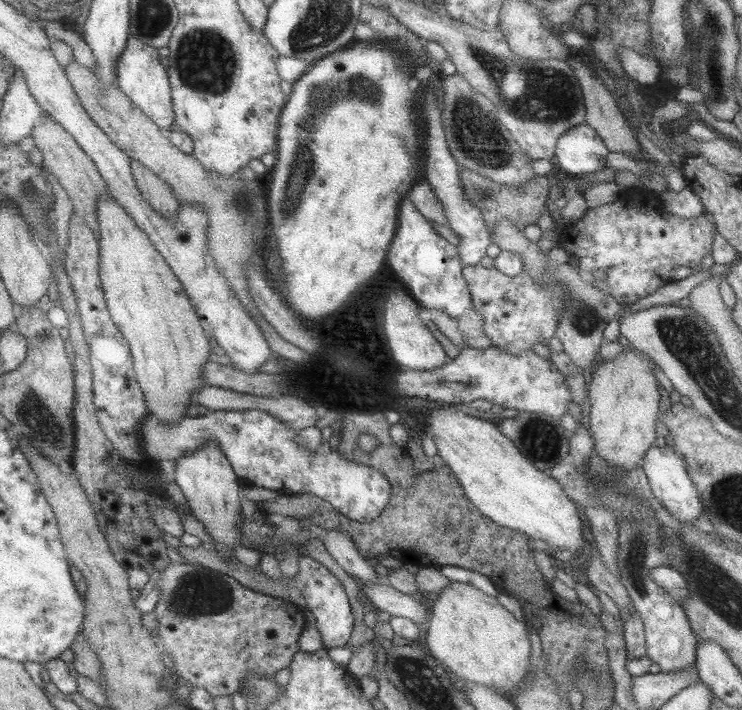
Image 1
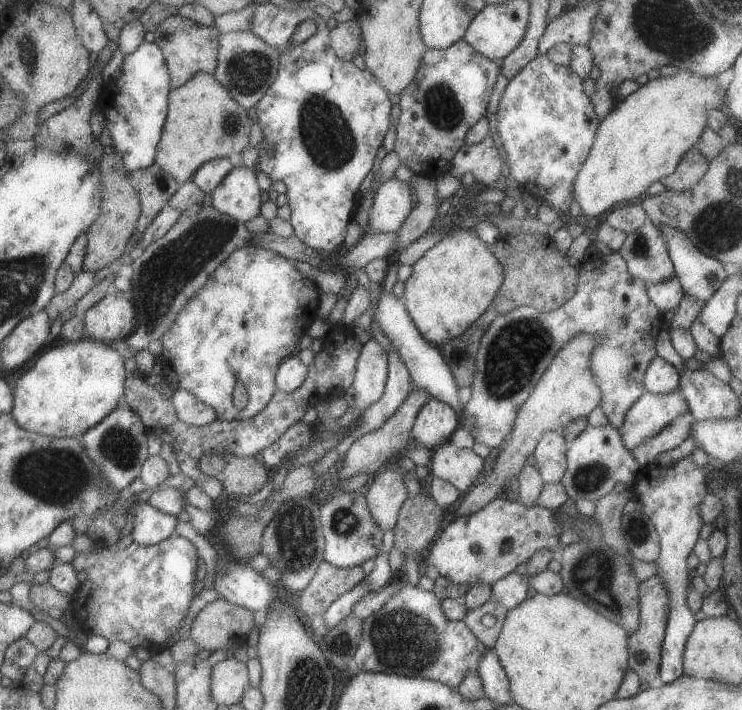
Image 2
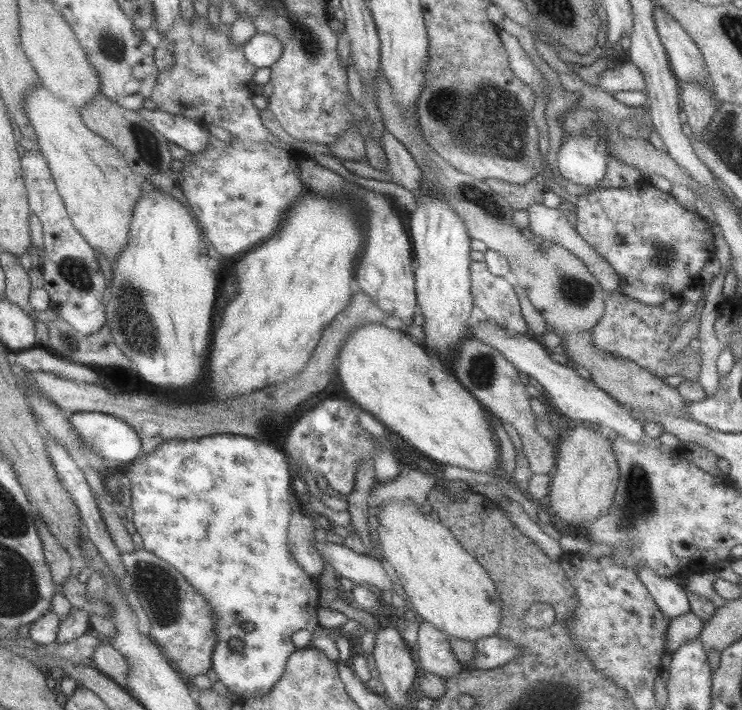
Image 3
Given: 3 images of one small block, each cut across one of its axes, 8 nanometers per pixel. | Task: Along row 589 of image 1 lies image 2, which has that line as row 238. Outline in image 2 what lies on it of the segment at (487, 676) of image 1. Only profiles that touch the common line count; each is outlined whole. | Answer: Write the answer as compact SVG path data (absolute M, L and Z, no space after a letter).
M456 228L412 264L412 273L404 282L402 301L423 340L439 347L458 337L487 310L503 284L503 266L491 254L471 228Z

